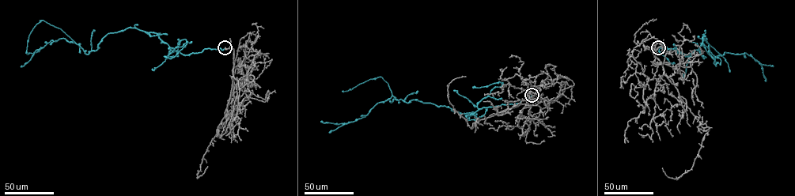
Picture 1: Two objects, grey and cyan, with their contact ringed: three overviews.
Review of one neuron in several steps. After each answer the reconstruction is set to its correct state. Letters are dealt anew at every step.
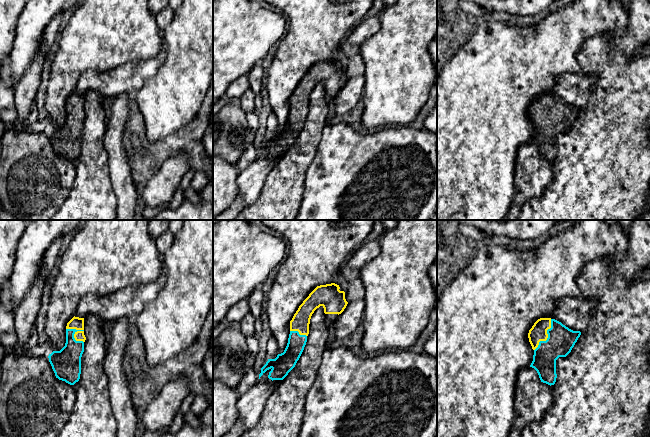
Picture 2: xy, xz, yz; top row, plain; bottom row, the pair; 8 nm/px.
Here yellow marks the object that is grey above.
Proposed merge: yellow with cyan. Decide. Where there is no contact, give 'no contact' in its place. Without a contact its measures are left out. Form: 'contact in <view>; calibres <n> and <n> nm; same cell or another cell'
contact in xy; calibres 80 and 240 nm; same cell

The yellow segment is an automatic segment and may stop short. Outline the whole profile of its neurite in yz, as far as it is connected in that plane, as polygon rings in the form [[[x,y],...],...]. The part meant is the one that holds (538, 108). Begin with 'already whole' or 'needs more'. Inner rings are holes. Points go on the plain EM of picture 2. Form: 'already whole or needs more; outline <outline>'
needs more; outline [[[540,94],[534,99],[528,109],[534,126],[530,143],[537,147],[541,158],[555,160],[556,136],[571,128],[580,111],[580,107],[573,107],[555,95]]]

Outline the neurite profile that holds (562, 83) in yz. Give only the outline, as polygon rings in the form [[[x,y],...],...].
[[[564,73],[555,81],[551,95],[561,98],[573,107],[585,107],[591,87],[597,80],[597,76],[588,77],[576,73]]]

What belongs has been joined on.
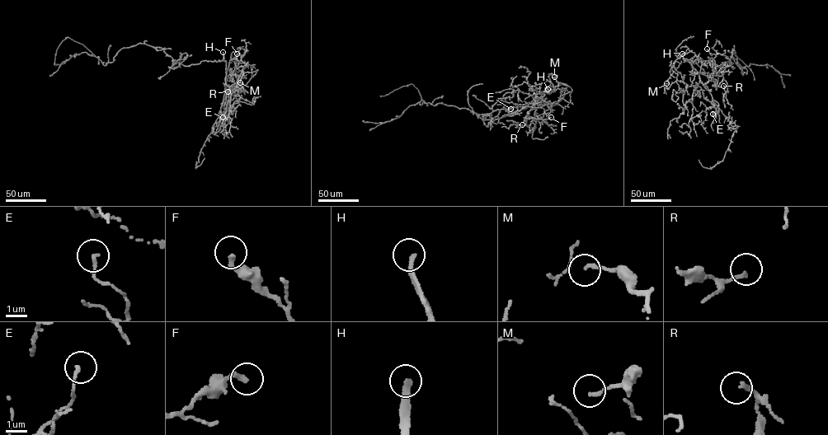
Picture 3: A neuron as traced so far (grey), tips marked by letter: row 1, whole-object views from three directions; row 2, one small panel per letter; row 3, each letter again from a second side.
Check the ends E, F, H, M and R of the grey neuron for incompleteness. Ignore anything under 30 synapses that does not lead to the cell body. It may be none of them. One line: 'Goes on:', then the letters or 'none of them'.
Goes on: H

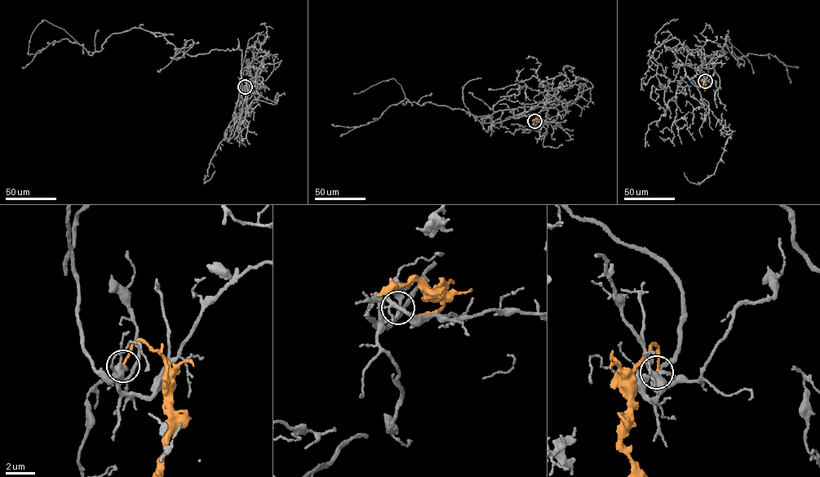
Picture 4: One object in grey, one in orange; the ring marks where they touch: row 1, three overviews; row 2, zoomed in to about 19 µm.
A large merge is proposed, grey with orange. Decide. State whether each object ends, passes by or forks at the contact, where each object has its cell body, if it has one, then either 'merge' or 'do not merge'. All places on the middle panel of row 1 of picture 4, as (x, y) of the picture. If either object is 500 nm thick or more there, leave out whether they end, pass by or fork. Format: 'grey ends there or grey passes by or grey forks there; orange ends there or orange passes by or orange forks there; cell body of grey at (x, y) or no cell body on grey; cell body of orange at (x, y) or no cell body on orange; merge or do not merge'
grey passes by; orange ends there; no cell body on grey; no cell body on orange; do not merge

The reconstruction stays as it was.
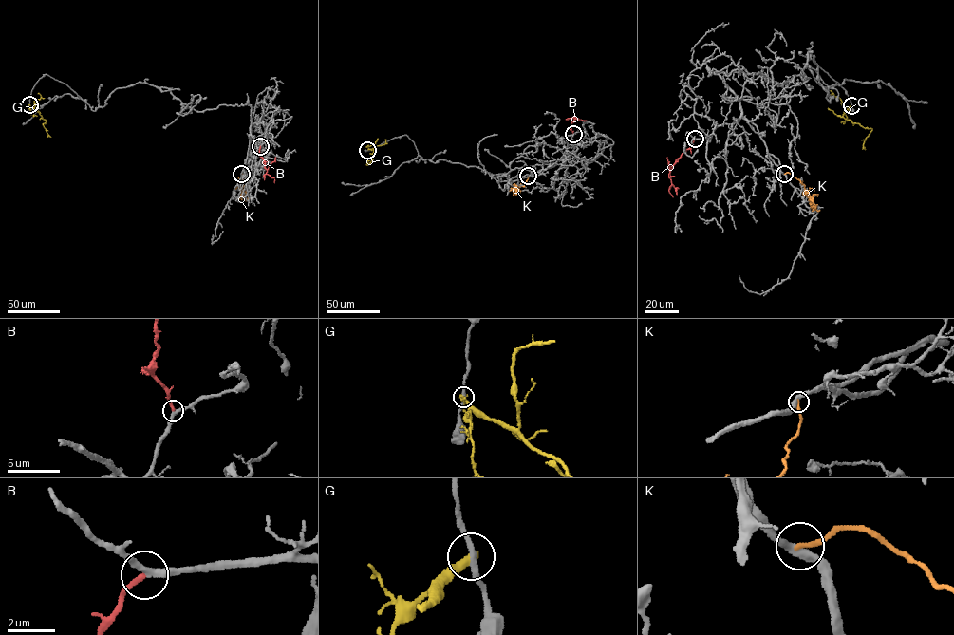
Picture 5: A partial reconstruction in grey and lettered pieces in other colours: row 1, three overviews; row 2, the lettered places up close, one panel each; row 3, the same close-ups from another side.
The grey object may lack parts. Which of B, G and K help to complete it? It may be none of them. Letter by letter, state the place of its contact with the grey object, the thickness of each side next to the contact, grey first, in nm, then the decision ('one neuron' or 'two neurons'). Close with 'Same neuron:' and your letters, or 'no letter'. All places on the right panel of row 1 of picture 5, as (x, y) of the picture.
B: meets grey at (695, 139); 240 nm thick on the grey side, 220 nm on the other; one neuron
G: meets grey at (851, 105); 200 nm thick on the grey side, 360 nm on the other; two neurons
K: meets grey at (784, 174); 360 nm thick on the grey side, 200 nm on the other; two neurons
Same neuron: B

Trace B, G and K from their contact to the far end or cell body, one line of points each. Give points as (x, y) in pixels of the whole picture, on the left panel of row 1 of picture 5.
B: (260, 146), (259, 153), (265, 162), (266, 174), (275, 177), (274, 182)
G: (29, 105), (46, 121), (44, 127), (50, 137)
K: (241, 174), (245, 181), (239, 184), (240, 190), (245, 197), (251, 198)

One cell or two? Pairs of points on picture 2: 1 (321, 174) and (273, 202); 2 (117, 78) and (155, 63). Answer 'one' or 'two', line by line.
1: two
2: one

